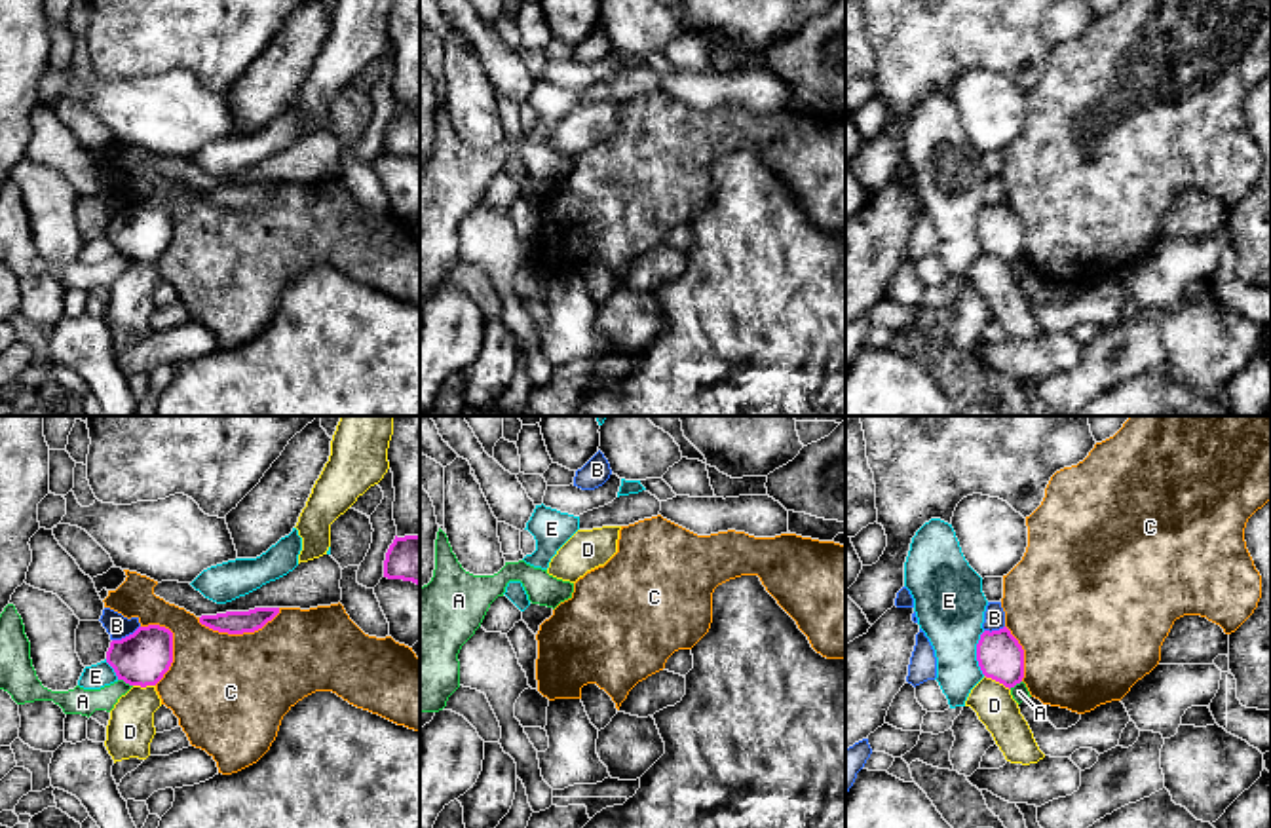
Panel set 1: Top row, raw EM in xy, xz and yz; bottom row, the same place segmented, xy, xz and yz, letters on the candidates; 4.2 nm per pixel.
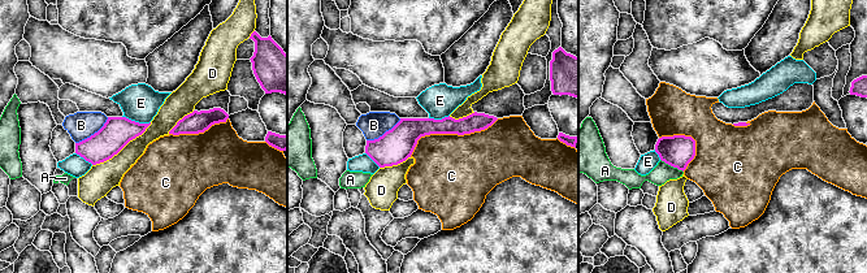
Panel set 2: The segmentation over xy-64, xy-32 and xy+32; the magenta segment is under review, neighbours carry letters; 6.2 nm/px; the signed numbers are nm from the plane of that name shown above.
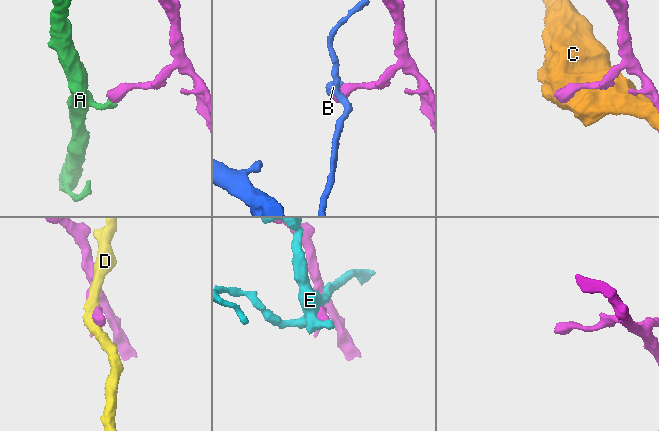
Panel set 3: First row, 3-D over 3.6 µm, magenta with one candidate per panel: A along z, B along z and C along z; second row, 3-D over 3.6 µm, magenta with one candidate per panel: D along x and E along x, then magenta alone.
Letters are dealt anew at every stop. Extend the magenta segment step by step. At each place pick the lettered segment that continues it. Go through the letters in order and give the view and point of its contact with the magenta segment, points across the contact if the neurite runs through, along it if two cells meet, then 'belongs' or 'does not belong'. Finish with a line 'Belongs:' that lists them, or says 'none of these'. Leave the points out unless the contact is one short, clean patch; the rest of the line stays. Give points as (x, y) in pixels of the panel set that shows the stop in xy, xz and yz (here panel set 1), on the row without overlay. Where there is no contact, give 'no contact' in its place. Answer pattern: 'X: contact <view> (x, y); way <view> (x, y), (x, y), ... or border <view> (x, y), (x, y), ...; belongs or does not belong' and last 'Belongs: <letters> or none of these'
A: contact xy (126, 257); border xy (118, 253), (132, 261); does not belong
B: contact xy (126, 211); border xy (139, 200), (113, 215); does not belong
C: contact xy (240, 207); does not belong
D: contact yz (998, 255); does not belong
E: contact yz (977, 228); does not belong
Belongs: none of these

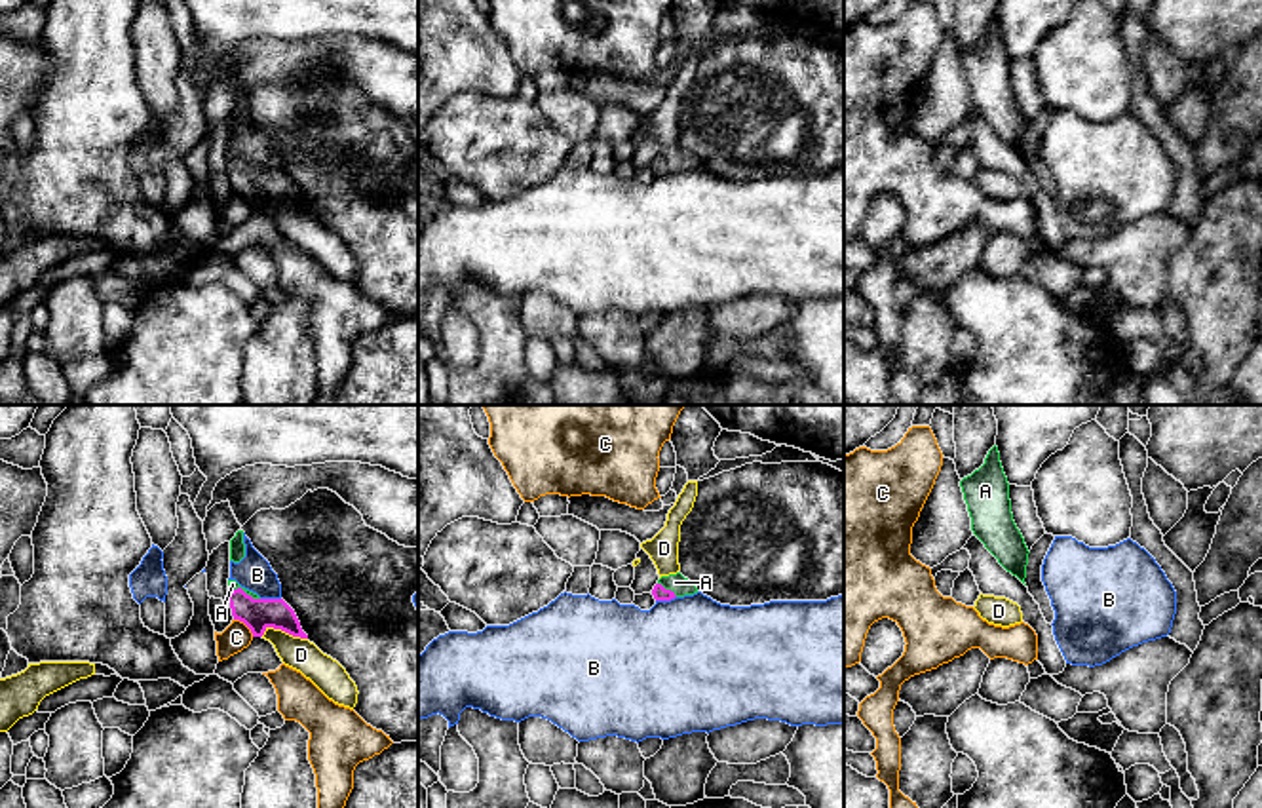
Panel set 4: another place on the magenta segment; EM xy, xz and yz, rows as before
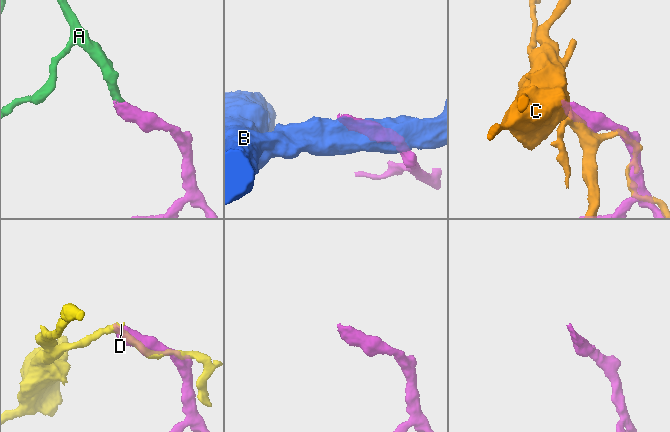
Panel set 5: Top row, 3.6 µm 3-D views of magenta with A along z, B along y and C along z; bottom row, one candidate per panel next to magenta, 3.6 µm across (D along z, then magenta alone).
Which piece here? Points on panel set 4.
A: contact xz (668, 164); way xz (660, 168), (668, 164), (675, 156); belongs
B: contact xy (270, 173); does not belong
C: contact xy (246, 198); does not belong
D: contact xy (284, 204); does not belong
Belongs: A

